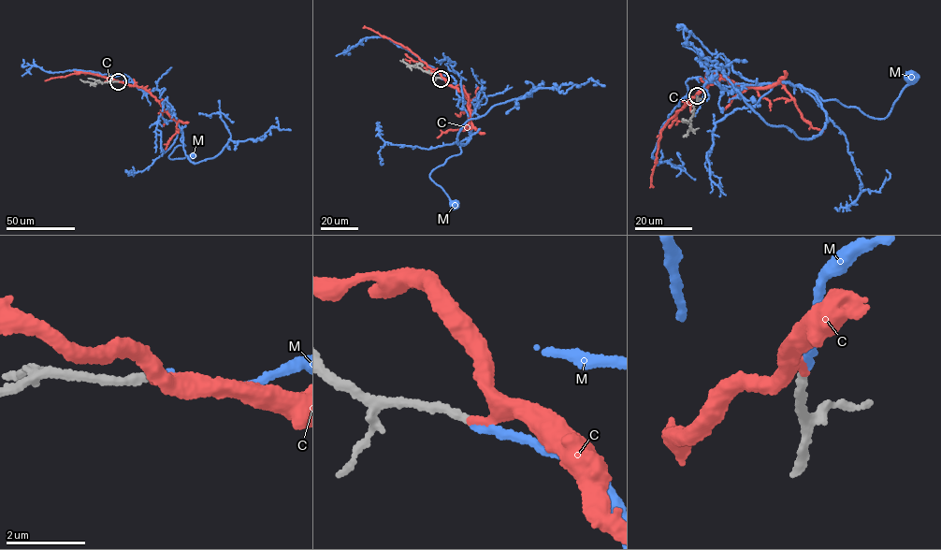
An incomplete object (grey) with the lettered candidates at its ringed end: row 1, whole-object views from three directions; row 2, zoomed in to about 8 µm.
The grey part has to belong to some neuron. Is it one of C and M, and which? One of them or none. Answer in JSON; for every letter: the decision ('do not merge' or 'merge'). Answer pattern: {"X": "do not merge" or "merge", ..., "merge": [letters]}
{"C": "do not merge", "M": "merge", "merge": ["M"]}

